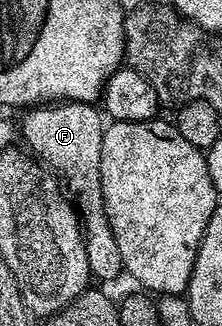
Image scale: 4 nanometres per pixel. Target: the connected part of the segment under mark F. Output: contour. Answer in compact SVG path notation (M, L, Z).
M80 100L47 102L42 106L32 107L28 111L31 113L23 120L26 151L36 161L44 165L47 163L67 183L68 193L79 192L77 211L83 226L85 250L89 254L89 270L96 281L115 280L125 272L117 238L113 238L107 212L103 209L103 187L99 181L99 167L105 120L101 112L99 117L98 111L100 112L100 109L95 104L83 104Z

